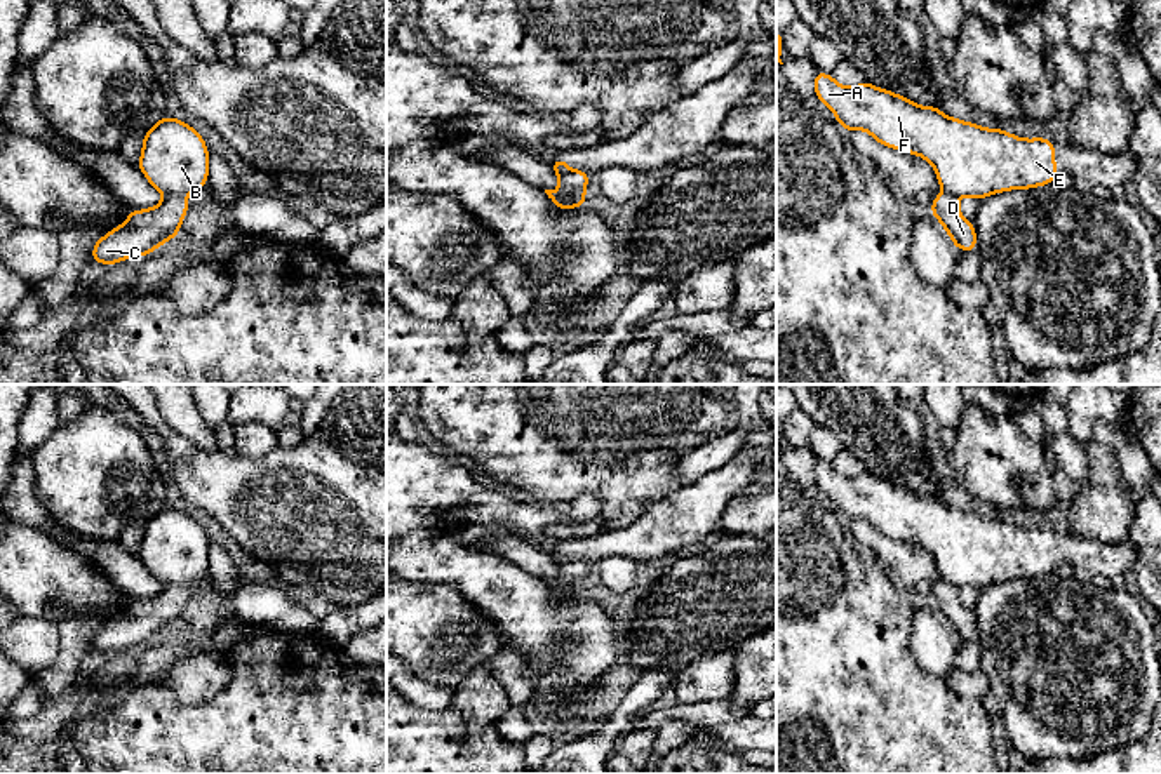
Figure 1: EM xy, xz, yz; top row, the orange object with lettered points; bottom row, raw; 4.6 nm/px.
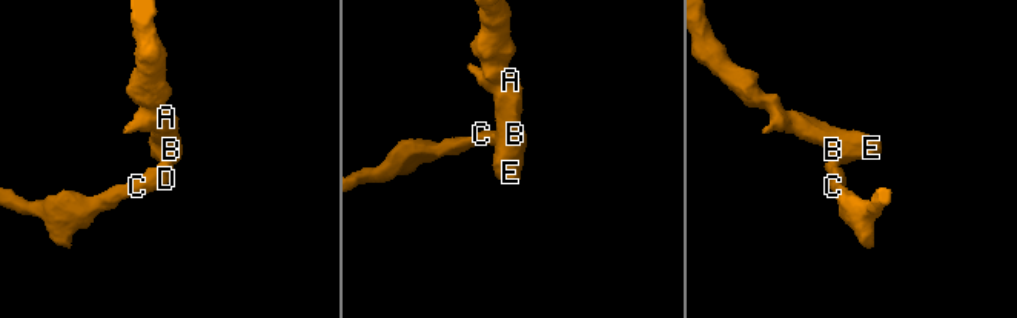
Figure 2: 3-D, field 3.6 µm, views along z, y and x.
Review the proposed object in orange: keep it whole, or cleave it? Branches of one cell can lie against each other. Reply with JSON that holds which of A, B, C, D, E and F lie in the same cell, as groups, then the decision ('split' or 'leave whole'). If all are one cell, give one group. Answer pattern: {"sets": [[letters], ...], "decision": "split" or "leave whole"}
{"sets": [["A", "B", "E", "F"], ["C", "D"]], "decision": "split"}

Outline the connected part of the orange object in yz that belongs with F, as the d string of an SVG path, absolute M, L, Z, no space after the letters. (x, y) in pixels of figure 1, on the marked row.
M815 73L815 96L830 108L844 130L865 130L891 150L907 151L935 167L942 191L961 198L987 198L1010 190L1055 183L1051 139L1017 137L919 106L869 82L844 87Z

